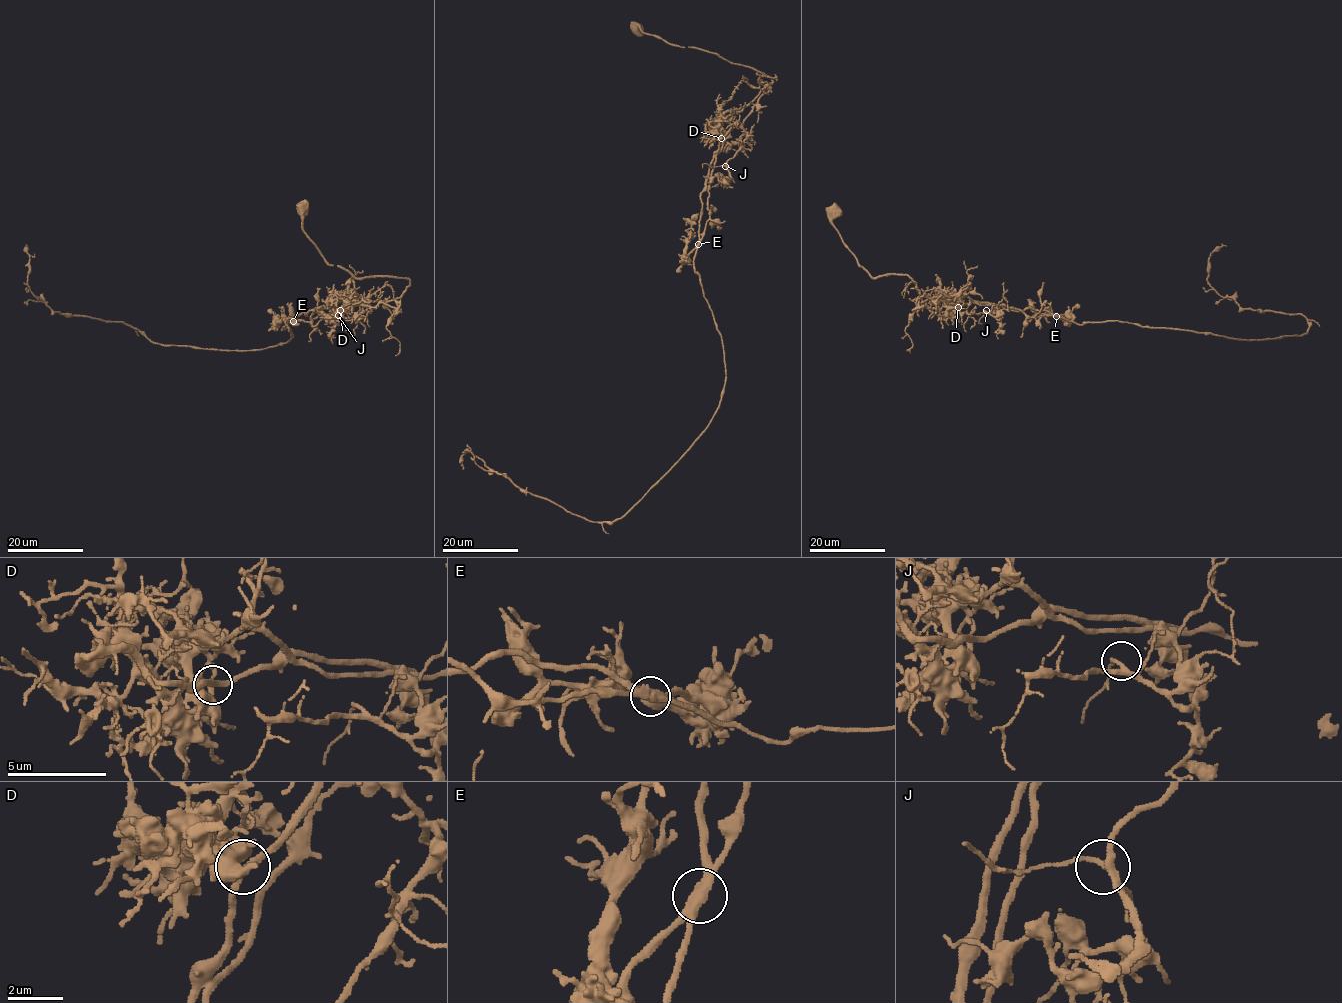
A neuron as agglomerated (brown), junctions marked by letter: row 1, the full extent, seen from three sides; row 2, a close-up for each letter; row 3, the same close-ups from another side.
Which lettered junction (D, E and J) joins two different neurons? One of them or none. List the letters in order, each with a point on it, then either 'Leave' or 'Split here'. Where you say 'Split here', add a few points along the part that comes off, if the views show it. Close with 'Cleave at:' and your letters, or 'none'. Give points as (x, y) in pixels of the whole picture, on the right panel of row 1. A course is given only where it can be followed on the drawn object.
D: Place: (958, 307). Leave
E: Place: (1056, 316). Split here. Course of the part to remove: (1056, 316), (1238, 339), (1302, 335), (1309, 326), (1300, 313), (1243, 309), (1211, 286), (1209, 256), (1226, 246)
J: Place: (986, 310). Leave
Cleave at: E

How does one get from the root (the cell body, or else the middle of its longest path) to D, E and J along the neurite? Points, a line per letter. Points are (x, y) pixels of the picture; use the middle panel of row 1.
D: (639, 29), (680, 47), (716, 53), (770, 77), (772, 81), (758, 100), (733, 113), (731, 129), (721, 138)
E: (639, 29), (680, 47), (716, 53), (772, 81), (716, 156), (709, 219), (698, 244)
J: (639, 29), (680, 47), (716, 53), (770, 77), (772, 81), (743, 122), (746, 139), (725, 166)

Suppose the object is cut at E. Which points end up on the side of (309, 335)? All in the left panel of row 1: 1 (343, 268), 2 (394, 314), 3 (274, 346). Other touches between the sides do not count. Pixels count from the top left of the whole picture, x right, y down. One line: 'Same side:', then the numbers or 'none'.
Same side: 2, 3

